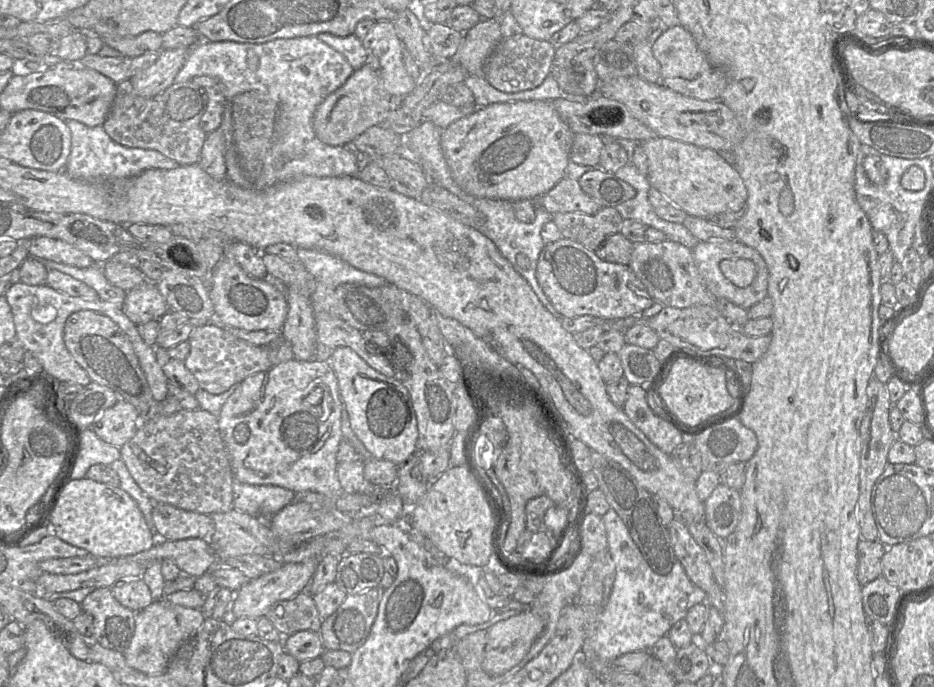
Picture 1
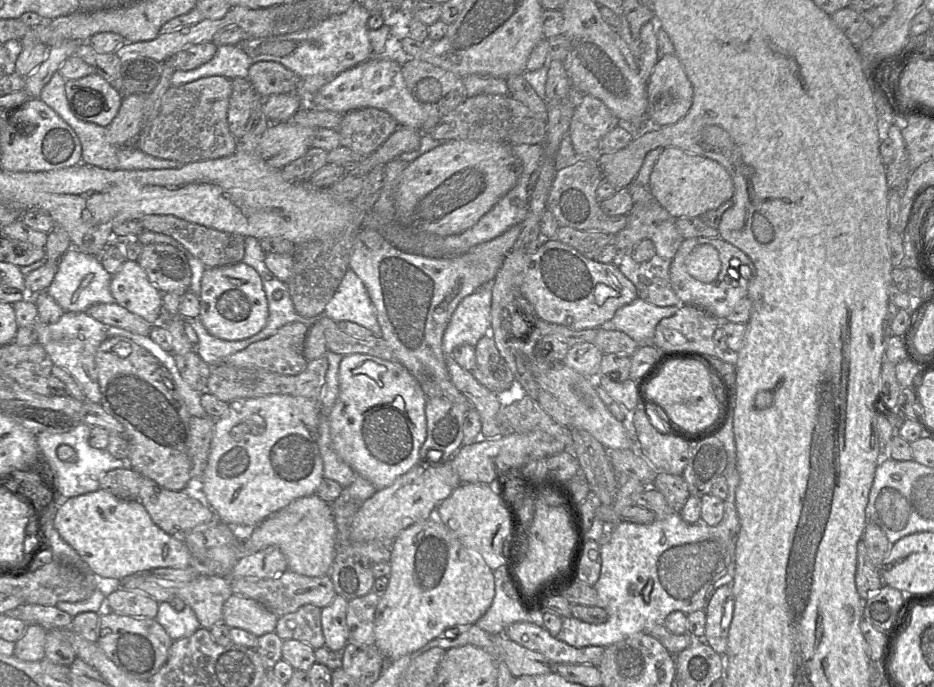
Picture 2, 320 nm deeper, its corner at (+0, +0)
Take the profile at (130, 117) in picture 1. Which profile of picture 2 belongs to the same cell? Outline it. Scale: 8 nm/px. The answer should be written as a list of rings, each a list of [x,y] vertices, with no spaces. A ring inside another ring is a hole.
[[[209,76],[169,87],[162,98],[158,116],[140,131],[133,145],[151,156],[184,165],[233,155],[237,139],[230,133],[227,121],[231,80]]]

